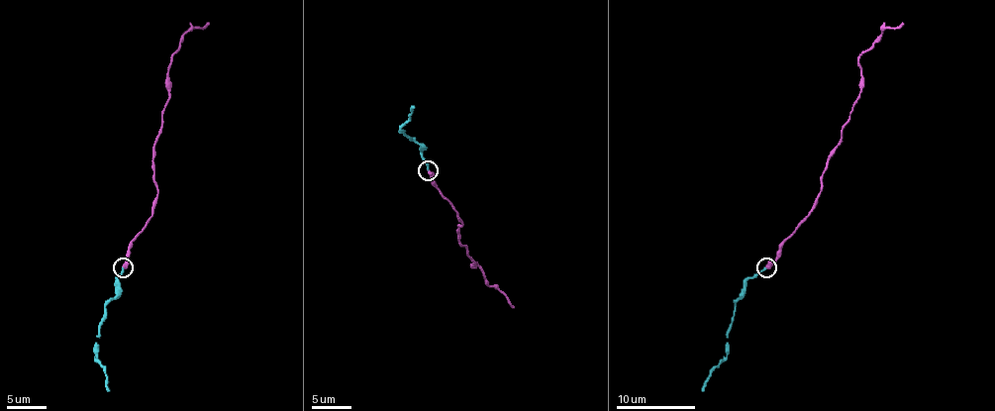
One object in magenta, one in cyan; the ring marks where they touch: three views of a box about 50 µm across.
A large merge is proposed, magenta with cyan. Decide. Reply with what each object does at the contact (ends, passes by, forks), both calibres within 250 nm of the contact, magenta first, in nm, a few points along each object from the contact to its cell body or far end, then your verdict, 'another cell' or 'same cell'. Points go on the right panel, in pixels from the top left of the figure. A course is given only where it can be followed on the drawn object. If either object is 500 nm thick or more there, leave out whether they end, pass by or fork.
magenta ends; cyan ends; calibres 440 and 200 nm; course magenta (766, 267), (818, 197), (830, 152), (842, 138), (861, 90), (859, 56), (883, 31), (903, 23); course cyan (766, 267), (746, 281), (743, 295), (735, 305), (727, 337), (727, 357), (711, 372), (701, 390); another cell

